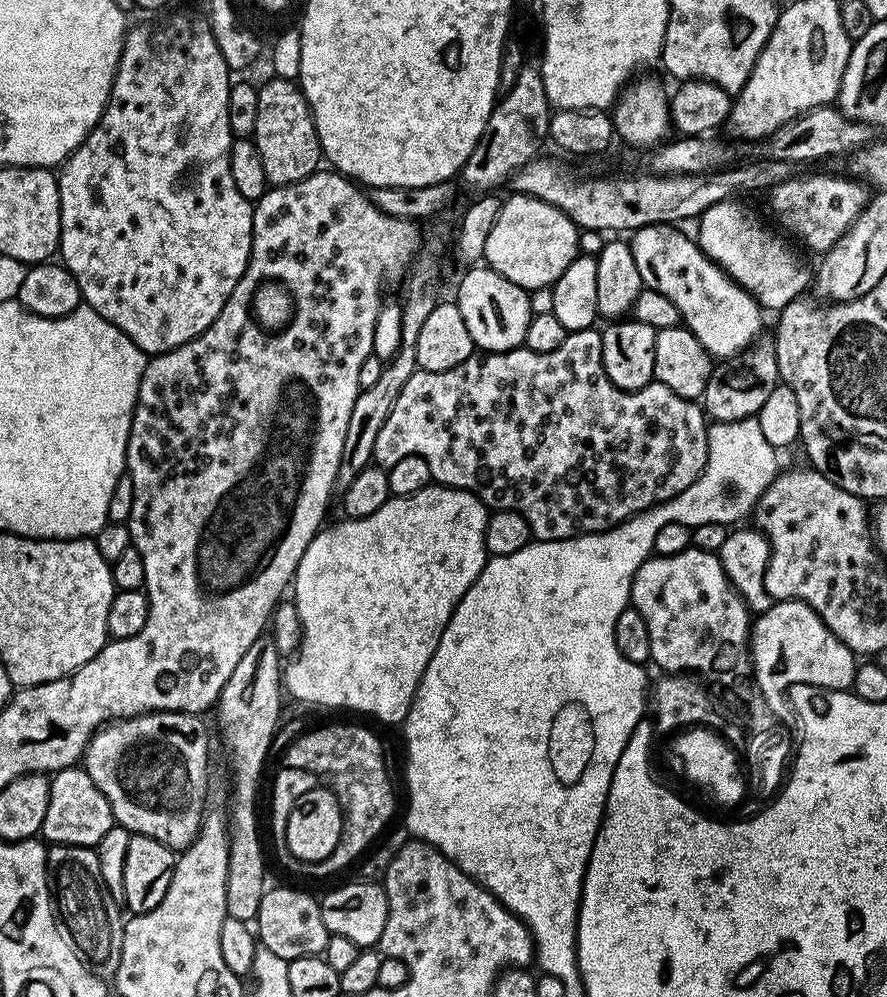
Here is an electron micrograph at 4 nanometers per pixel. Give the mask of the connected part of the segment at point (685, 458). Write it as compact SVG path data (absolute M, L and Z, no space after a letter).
M595 327L570 332L558 346L558 350L535 352L523 346L509 352L477 351L466 362L441 372L412 373L412 377L402 386L398 402L390 410L378 439L374 442L373 461L387 470L407 456L421 456L428 460L430 474L437 485L446 488L462 488L474 492L489 509L502 512L517 512L526 518L532 528L532 535L538 540L568 540L572 536L585 536L588 532L607 532L608 529L629 520L638 512L644 512L653 504L661 504L686 490L702 474L708 457L708 426L703 407L697 401L687 400L674 390L655 382L637 392L624 392L610 382L602 363L602 335Z

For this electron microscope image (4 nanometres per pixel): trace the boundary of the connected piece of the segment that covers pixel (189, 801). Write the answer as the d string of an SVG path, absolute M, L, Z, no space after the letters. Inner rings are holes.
M144 712L141 716L127 716L124 720L114 720L111 724L105 724L92 737L92 741L88 743L87 750L84 751L82 766L90 774L94 786L98 786L98 790L102 790L106 802L110 802L112 819L119 827L126 829L130 834L154 838L173 850L189 848L196 841L196 836L200 833L202 813L206 808L206 805L204 805L204 795L208 792L208 736L206 733L199 732L196 729L200 724L200 720L201 717L199 715L191 712ZM136 728L148 729L145 730L144 736L136 736Z

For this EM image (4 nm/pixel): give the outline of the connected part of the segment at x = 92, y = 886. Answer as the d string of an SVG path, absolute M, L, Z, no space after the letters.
M53 844L48 848L48 888L52 891L52 909L56 915L58 934L62 934L66 946L74 950L78 962L82 962L95 976L115 977L118 958L122 958L122 938L124 937L125 917L120 917L121 909L112 901L110 890L102 882L102 870L98 866L95 848Z

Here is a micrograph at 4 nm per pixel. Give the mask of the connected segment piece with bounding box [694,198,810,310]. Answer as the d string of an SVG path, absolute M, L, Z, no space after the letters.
M739 199L723 200L710 206L700 217L695 225L694 239L722 271L734 283L742 286L756 299L761 309L779 310L785 308L792 300L801 295L804 287L810 284L810 268L800 264L798 257L792 253L792 248L787 244L779 231L768 232L764 220L752 208L740 204Z

